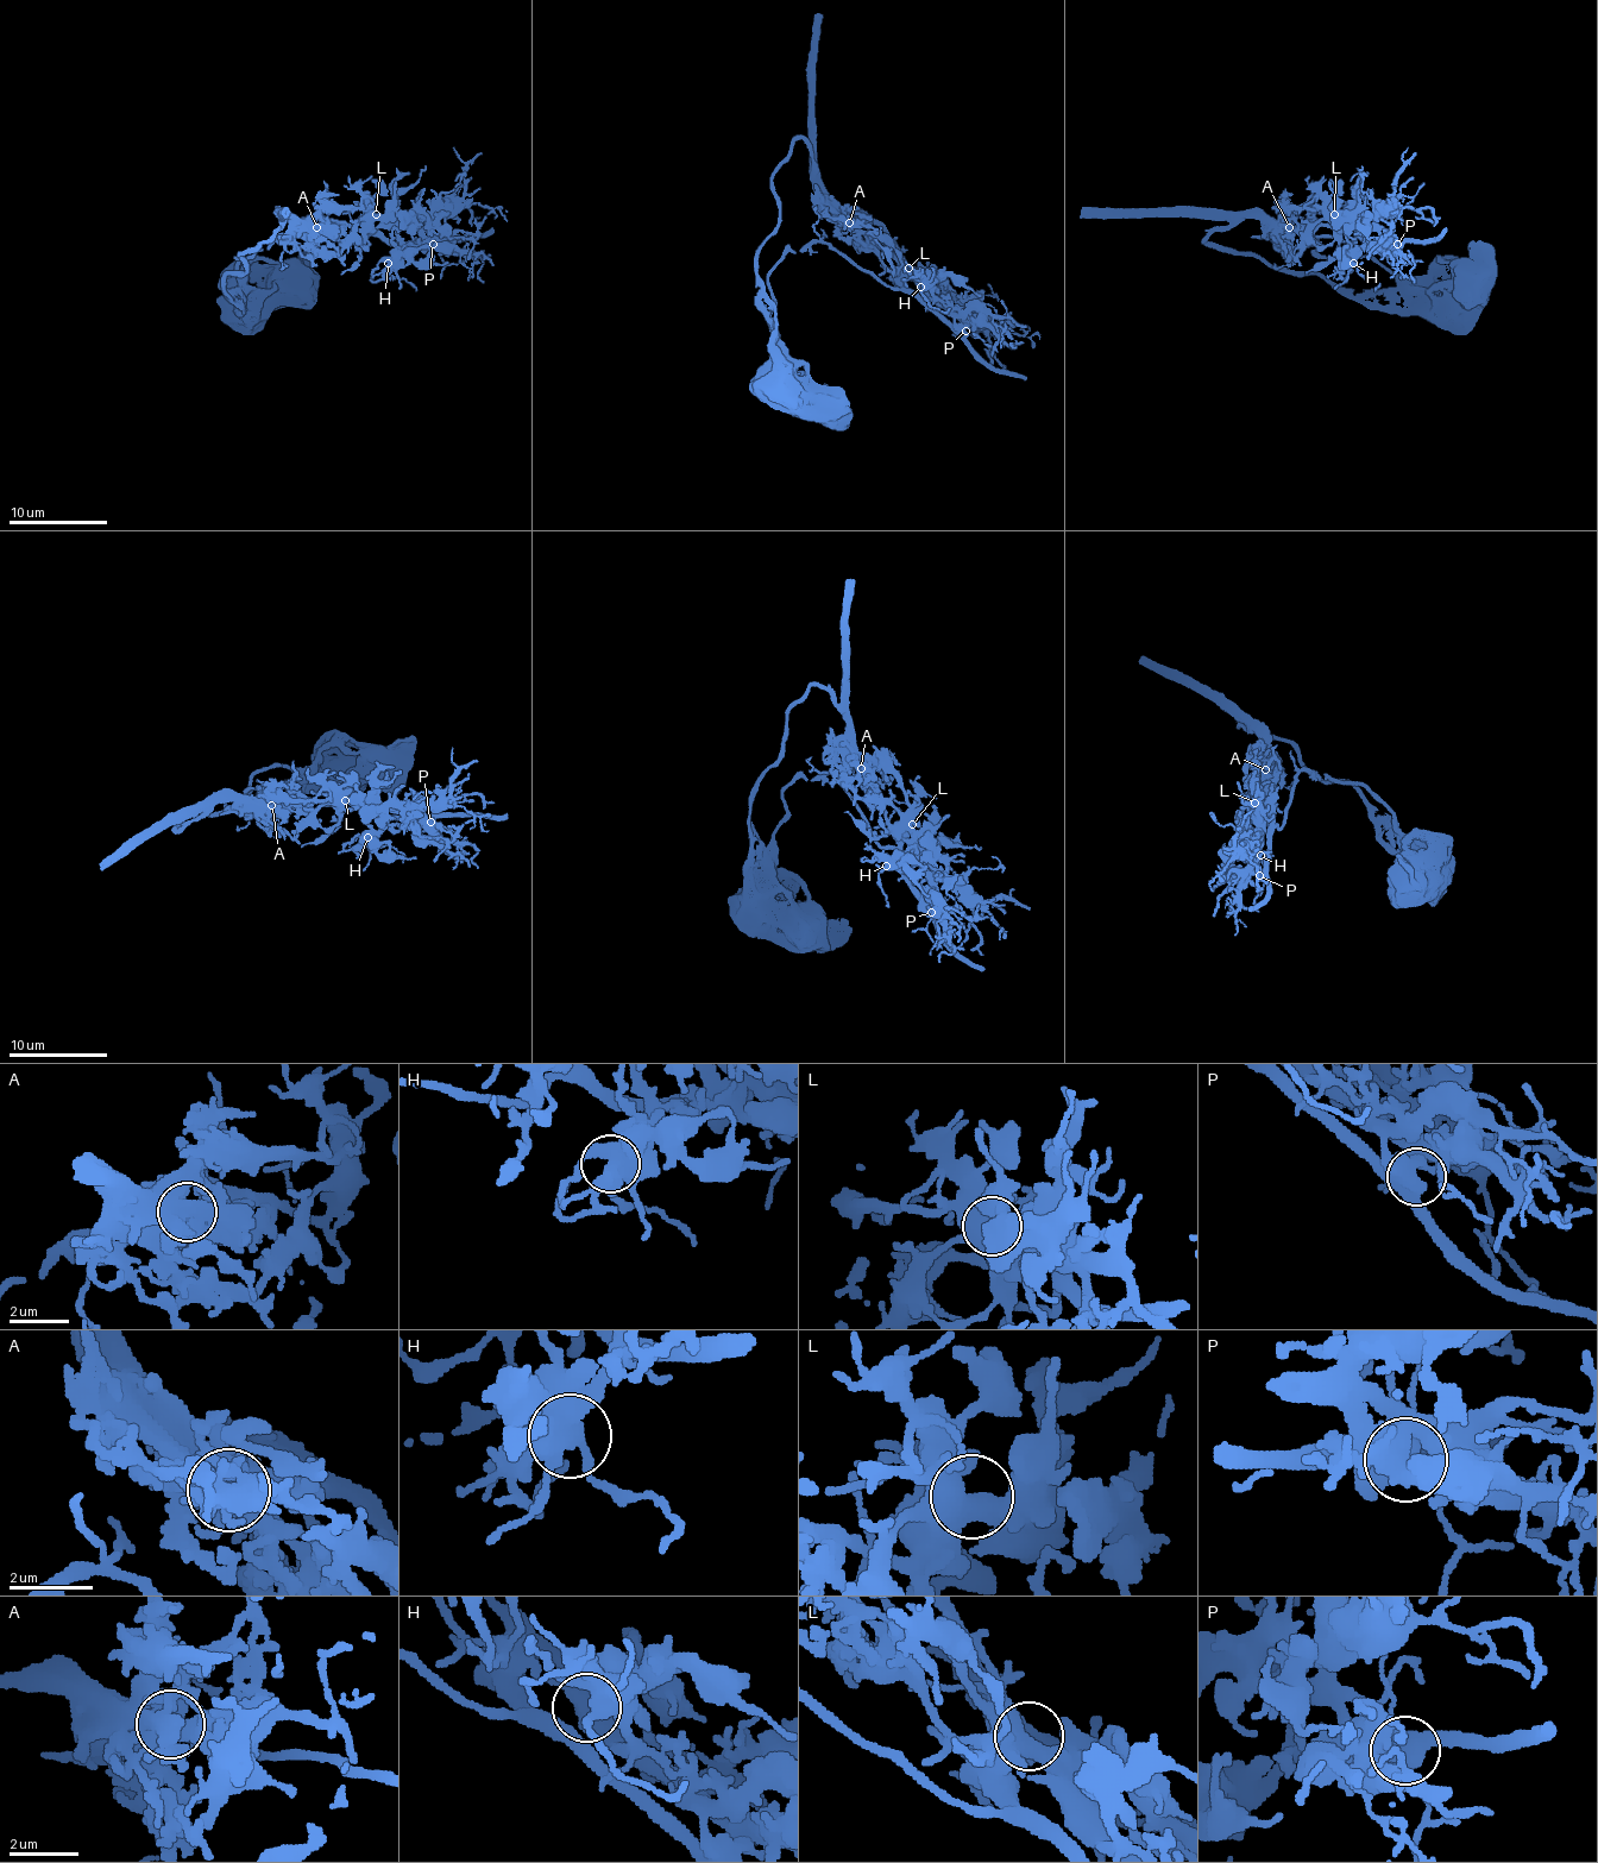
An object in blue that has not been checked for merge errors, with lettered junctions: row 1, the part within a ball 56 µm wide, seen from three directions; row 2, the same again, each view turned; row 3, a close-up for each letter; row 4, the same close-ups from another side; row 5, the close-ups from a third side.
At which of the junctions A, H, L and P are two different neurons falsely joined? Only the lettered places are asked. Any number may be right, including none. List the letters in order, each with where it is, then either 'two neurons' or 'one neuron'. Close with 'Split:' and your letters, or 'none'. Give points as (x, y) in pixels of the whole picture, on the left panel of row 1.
A: (316, 227) | two neurons
H: (388, 263) | one neuron
L: (376, 214) | one neuron
P: (433, 244) | one neuron
Split: A

